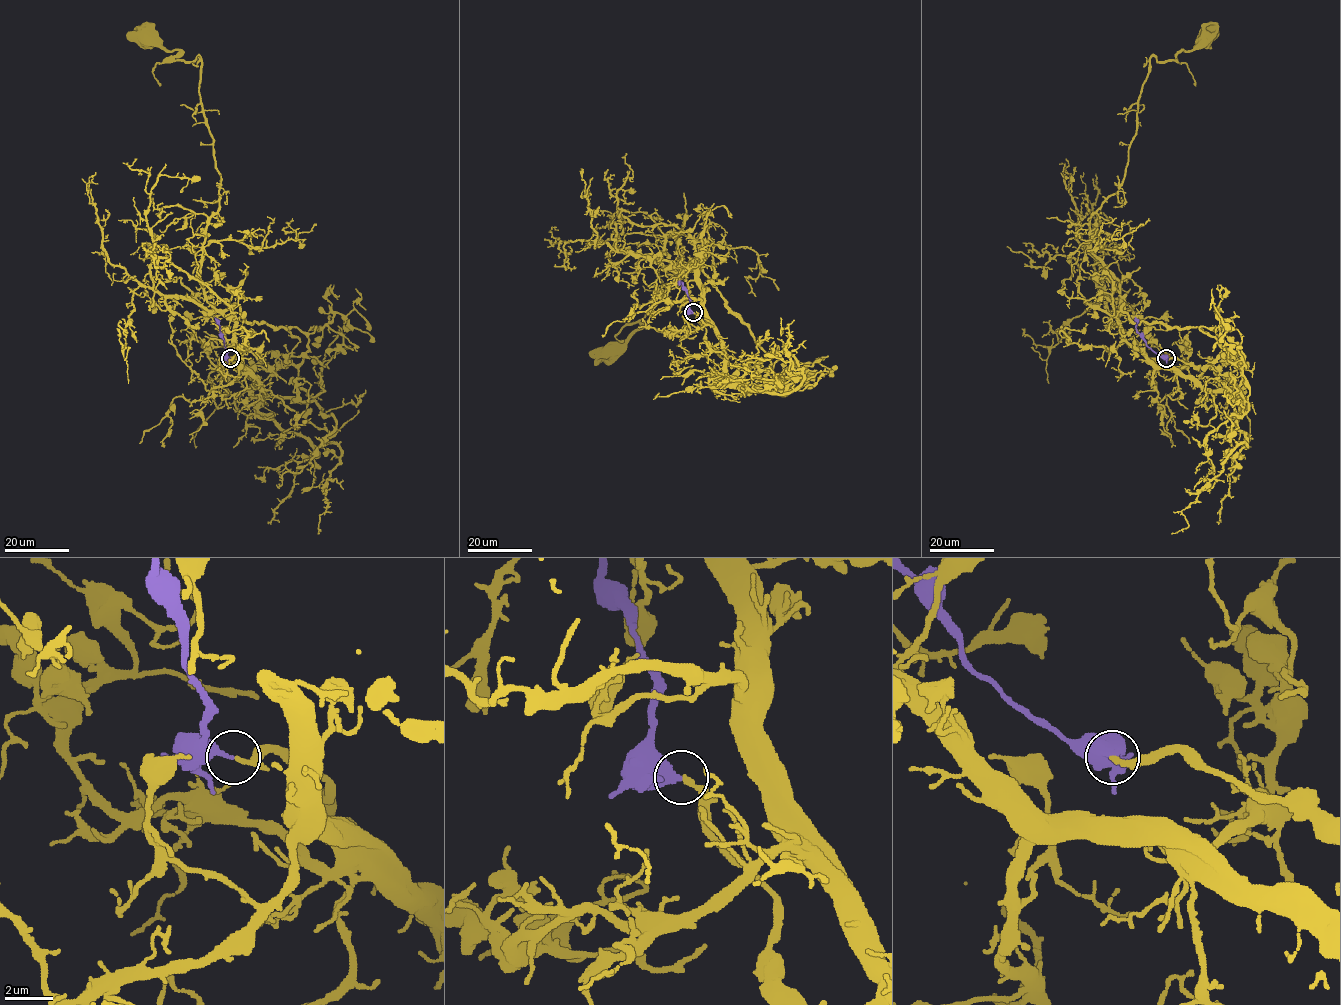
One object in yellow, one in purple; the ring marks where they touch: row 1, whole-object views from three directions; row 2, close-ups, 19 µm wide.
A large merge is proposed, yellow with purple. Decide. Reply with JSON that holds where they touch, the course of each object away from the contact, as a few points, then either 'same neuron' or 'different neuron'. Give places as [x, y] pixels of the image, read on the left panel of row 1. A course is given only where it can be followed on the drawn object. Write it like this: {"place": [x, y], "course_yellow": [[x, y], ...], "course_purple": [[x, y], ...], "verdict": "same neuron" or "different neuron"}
{"place": [230, 358], "course_yellow": [[231, 358], [268, 368], [241, 368], [233, 321], [199, 279], [220, 177], [201, 58], [147, 39]], "course_purple": [[231, 358], [227, 356], [224, 338], [215, 317]], "verdict": "same neuron"}

